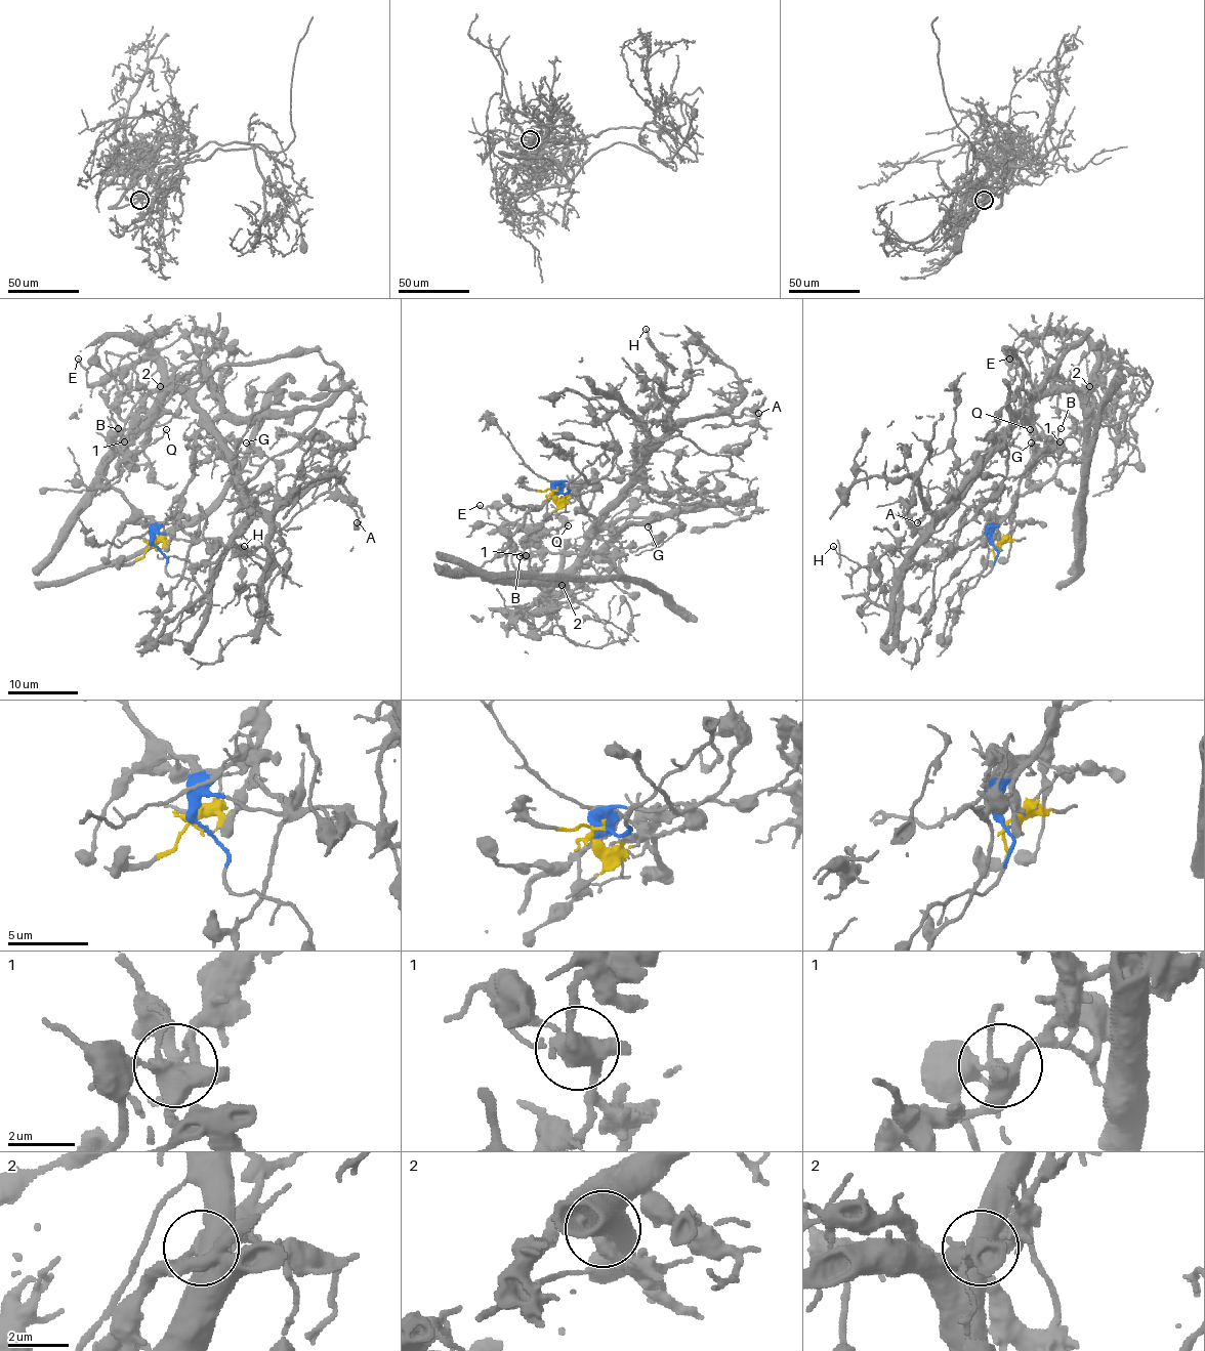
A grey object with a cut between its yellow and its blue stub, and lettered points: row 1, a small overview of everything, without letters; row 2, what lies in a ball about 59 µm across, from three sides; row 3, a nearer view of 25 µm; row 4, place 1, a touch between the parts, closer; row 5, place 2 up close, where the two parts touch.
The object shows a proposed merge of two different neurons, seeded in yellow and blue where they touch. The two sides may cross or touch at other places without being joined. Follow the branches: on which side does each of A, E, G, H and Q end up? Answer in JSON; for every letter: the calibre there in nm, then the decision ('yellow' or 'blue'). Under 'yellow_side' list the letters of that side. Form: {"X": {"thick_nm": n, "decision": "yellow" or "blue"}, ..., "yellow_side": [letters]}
{"A": {"thick_nm": 160, "decision": "blue"}, "E": {"thick_nm": 150, "decision": "blue"}, "G": {"thick_nm": 130, "decision": "yellow"}, "H": {"thick_nm": 110, "decision": "blue"}, "Q": {"thick_nm": 130, "decision": "yellow"}, "yellow_side": ["G", "Q"]}

